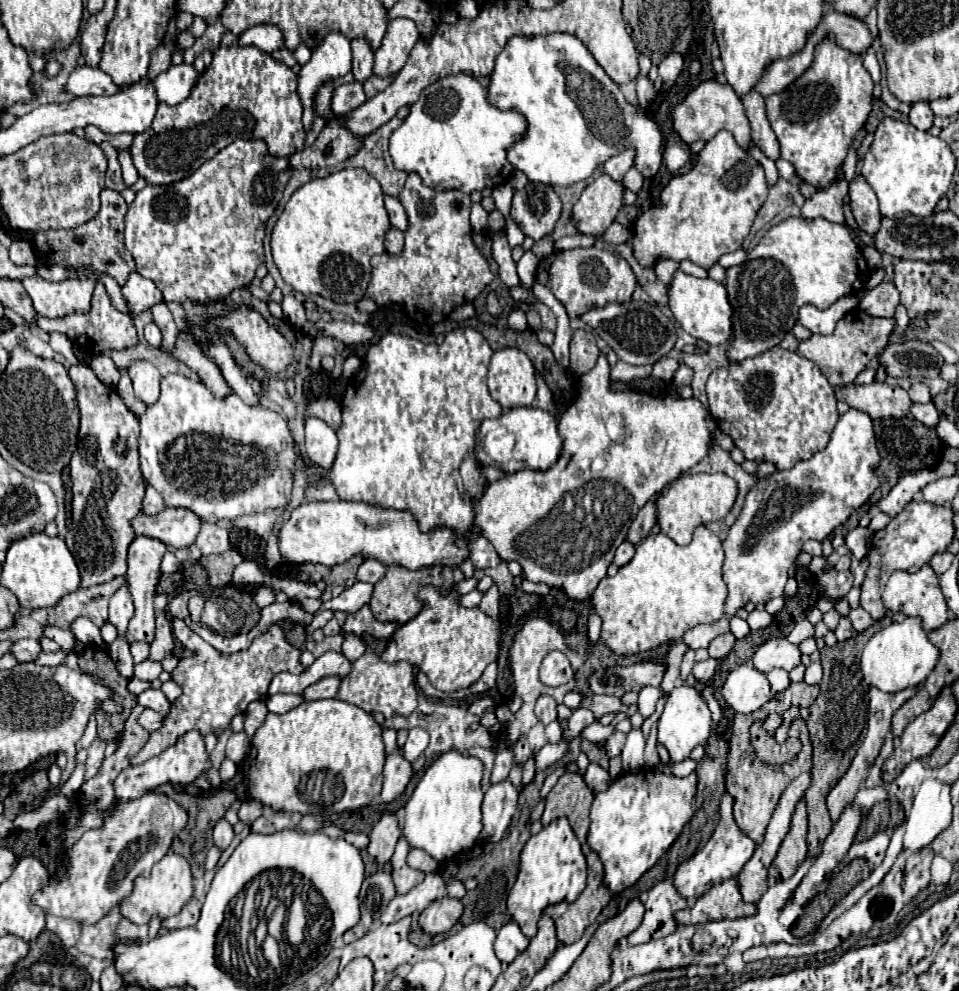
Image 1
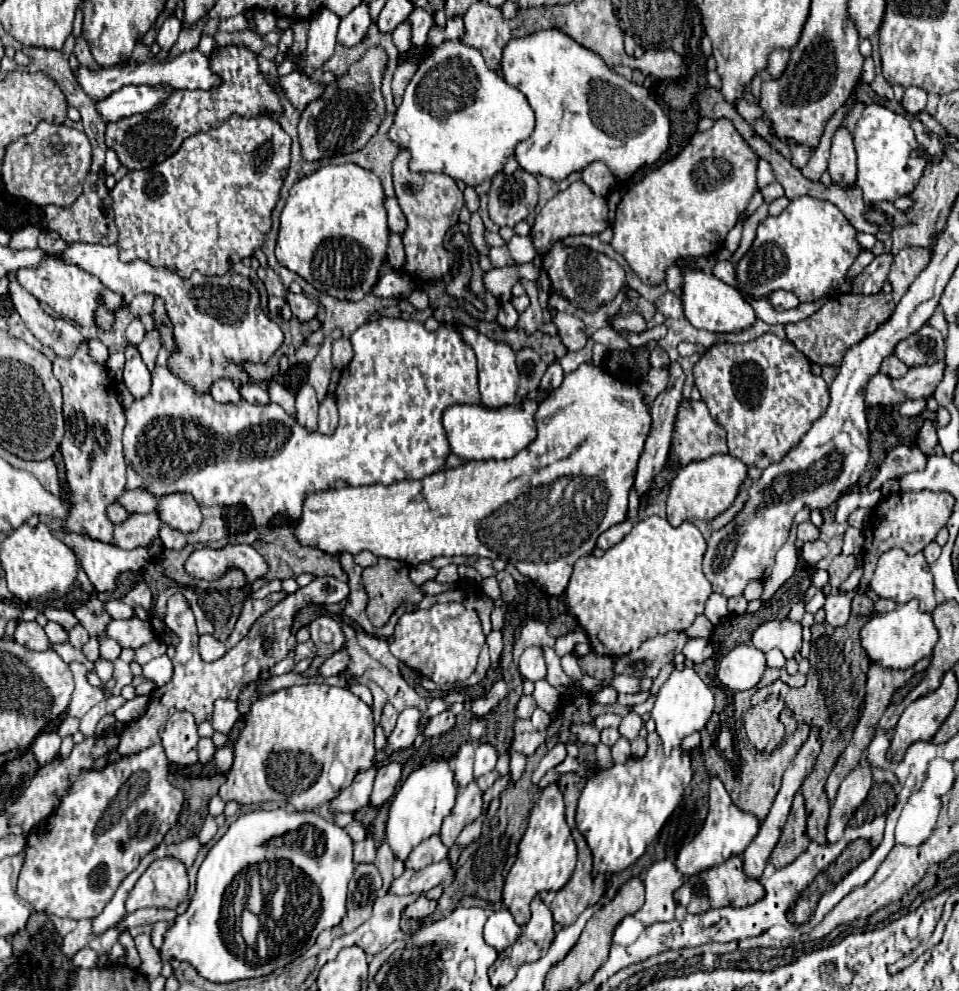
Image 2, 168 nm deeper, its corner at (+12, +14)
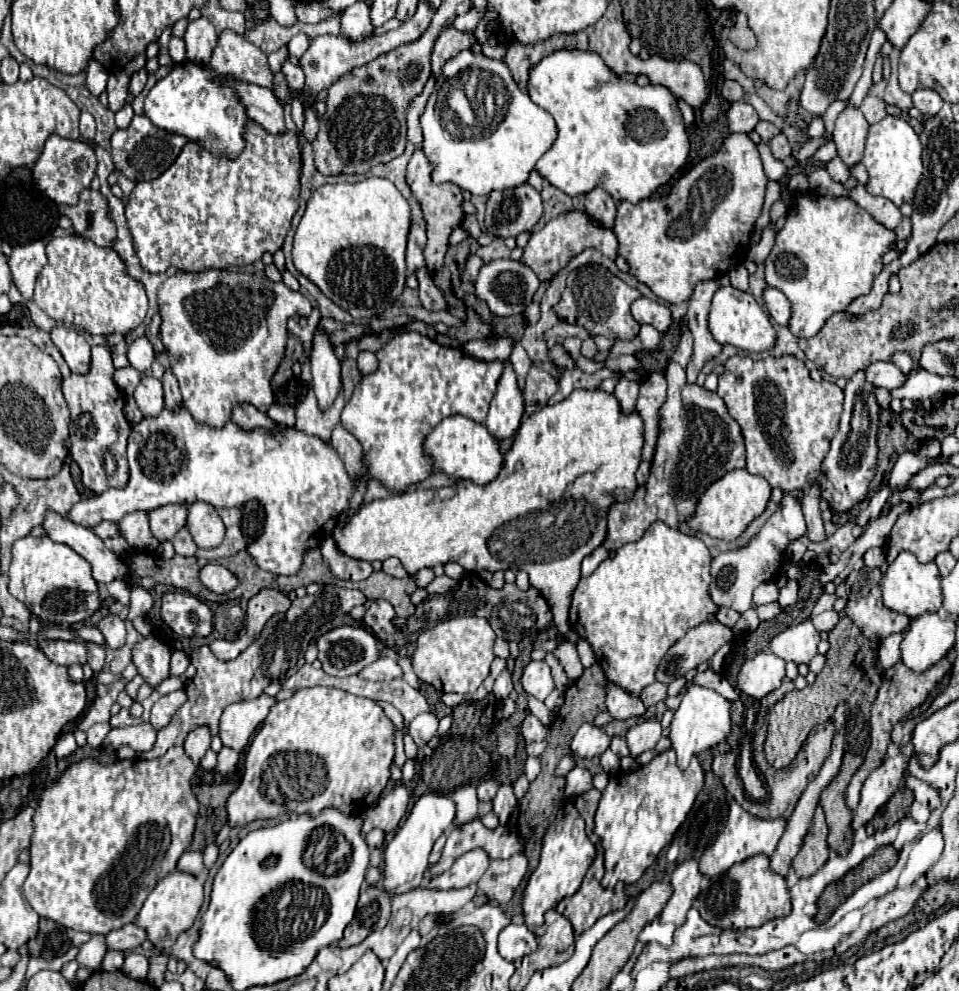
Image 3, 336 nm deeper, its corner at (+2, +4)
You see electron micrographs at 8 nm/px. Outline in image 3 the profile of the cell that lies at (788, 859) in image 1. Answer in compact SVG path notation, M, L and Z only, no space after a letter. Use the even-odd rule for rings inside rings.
M818 806L816 812L814 812L812 826L810 826L806 838L804 838L804 844L798 852L798 856L792 860L792 868L800 878L812 876L828 860L826 836L828 836L828 826L826 826L826 820L824 820L824 812Z

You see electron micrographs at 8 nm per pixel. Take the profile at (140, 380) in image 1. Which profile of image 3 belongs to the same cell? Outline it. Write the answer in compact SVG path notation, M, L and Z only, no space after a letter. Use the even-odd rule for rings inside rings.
M142 376L140 384L134 392L136 404L144 416L158 416L164 408L164 396L162 396L162 384L154 376Z

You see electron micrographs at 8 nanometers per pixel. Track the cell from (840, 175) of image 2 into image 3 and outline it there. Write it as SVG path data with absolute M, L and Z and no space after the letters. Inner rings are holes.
M846 108L838 116L832 140L838 148L838 156L848 166L848 170L862 162L866 134L868 134L868 122L864 120L858 108Z

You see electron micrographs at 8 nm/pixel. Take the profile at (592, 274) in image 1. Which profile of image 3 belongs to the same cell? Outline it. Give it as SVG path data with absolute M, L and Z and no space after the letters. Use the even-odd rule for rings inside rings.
M586 264L578 270L568 274L568 284L564 290L562 300L556 306L556 312L560 318L564 318L570 324L580 324L588 328L592 334L604 334L610 338L634 338L640 330L638 322L630 316L630 304L640 298L642 294L622 282L618 276L614 276L610 270L606 270L600 264Z

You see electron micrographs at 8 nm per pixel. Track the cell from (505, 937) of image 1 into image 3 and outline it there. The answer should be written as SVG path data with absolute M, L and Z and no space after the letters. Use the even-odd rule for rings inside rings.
M510 924L498 936L498 952L510 962L522 960L536 950L536 936L524 924Z

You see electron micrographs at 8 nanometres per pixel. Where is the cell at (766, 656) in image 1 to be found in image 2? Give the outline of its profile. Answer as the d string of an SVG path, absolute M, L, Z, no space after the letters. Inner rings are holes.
M772 620L772 622L764 622L752 636L752 644L762 650L768 652L772 648L782 650L782 654L786 658L794 658L796 650L800 650L802 646L802 624L794 622L794 620Z

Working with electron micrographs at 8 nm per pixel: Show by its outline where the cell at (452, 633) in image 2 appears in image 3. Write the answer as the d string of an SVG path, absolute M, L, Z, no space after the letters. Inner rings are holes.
M464 616L438 622L434 628L420 632L416 652L412 656L412 668L422 682L440 692L474 692L490 672L490 664L494 660L494 640L496 634L486 618Z

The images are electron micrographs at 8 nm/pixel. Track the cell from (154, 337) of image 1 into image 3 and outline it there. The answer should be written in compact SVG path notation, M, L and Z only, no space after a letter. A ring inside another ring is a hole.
M140 336L130 344L126 356L138 372L146 372L154 360L154 348L146 336Z

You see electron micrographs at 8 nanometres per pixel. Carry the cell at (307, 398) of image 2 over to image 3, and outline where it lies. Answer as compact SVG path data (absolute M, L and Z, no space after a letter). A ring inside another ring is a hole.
M322 330L314 332L310 362L312 362L312 386L318 398L318 408L326 410L334 402L342 384L340 384L340 360L336 358L332 344Z

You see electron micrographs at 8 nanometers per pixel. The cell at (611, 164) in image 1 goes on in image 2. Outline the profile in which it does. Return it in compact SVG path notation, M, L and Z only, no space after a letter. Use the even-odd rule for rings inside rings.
M592 162L584 172L582 172L582 182L590 186L590 190L596 196L608 196L608 192L616 186L616 180L612 172L608 170L606 164L602 162Z

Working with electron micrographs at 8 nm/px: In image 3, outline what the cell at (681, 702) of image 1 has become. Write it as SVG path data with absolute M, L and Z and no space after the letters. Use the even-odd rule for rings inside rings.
M692 684L686 690L678 710L674 712L674 718L670 724L670 736L668 736L678 756L678 768L684 770L692 756L724 742L728 734L730 734L730 702L710 688Z

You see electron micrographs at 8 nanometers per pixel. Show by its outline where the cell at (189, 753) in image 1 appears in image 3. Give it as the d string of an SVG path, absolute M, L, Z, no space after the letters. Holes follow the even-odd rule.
M196 728L192 730L184 740L184 752L194 764L200 764L202 756L210 748L210 730L208 728Z

